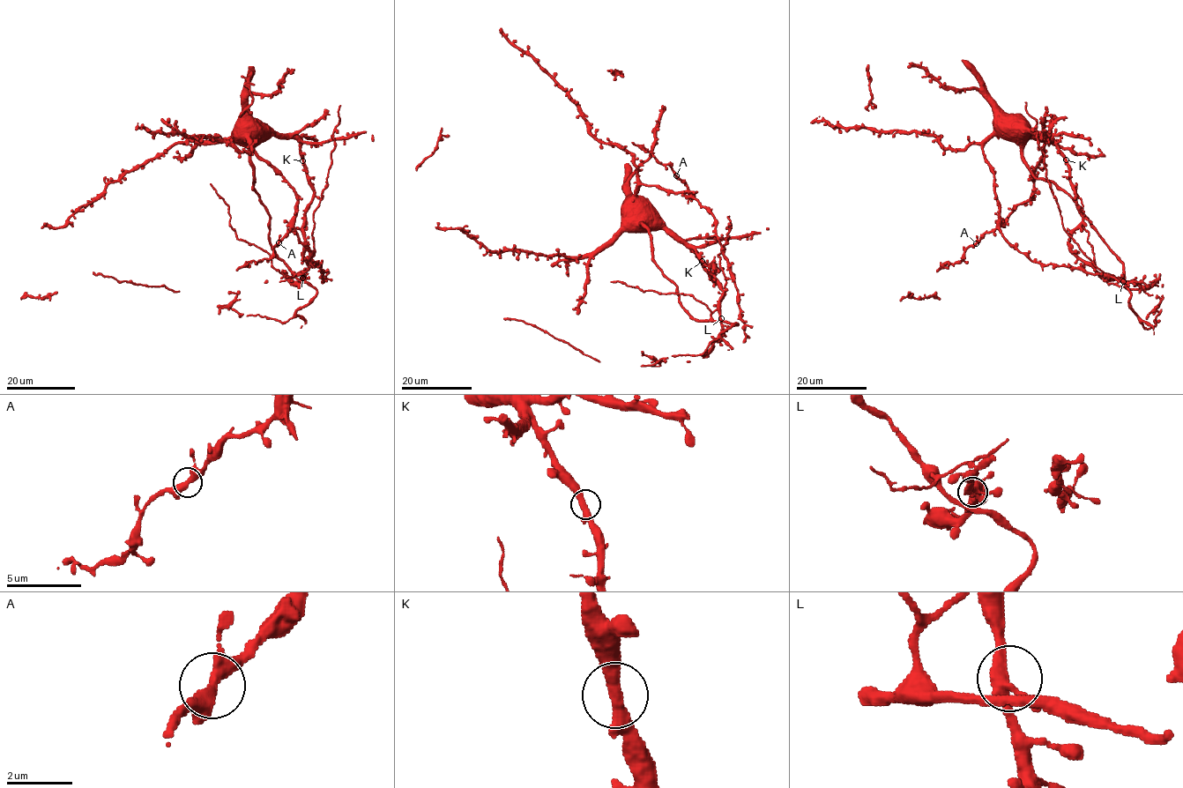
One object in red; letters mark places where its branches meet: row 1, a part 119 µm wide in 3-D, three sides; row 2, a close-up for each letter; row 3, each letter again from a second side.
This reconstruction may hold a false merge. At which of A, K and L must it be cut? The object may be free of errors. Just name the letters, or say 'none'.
none

